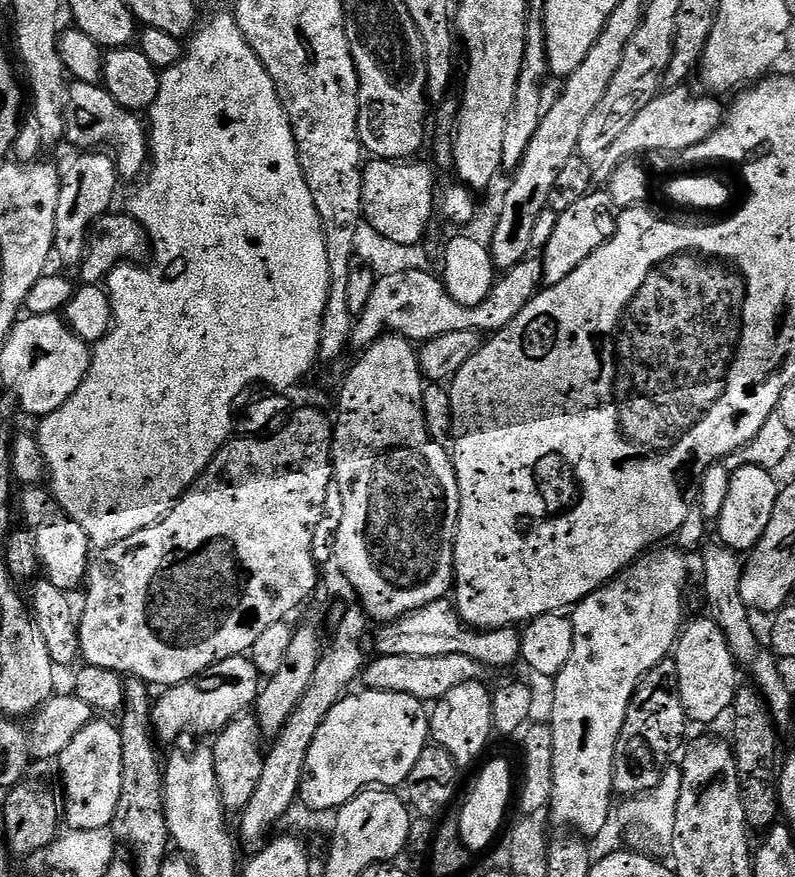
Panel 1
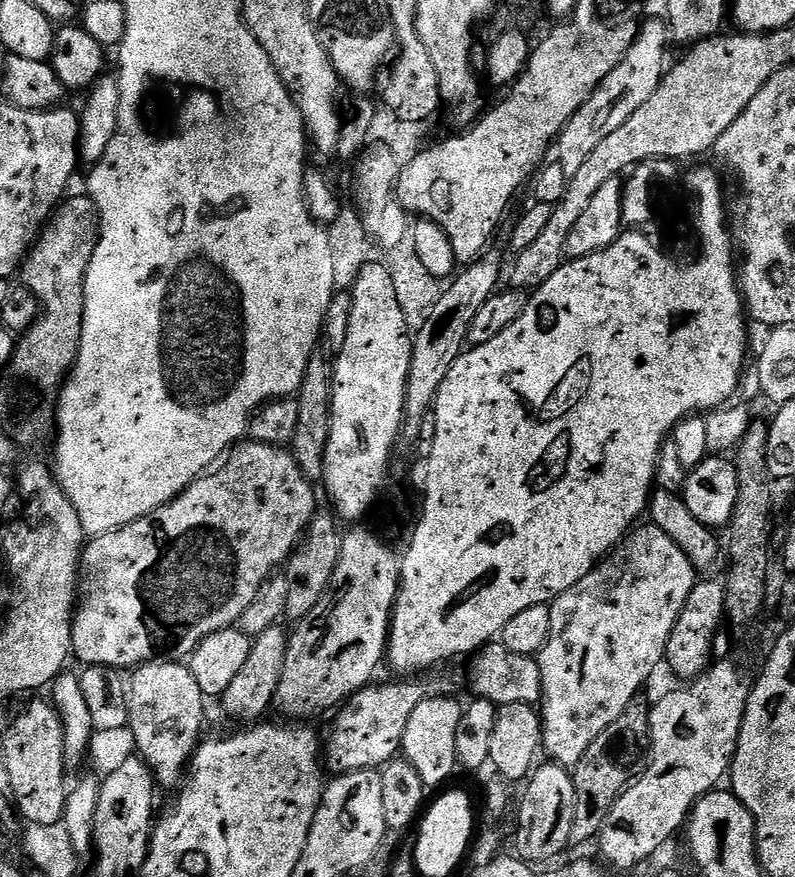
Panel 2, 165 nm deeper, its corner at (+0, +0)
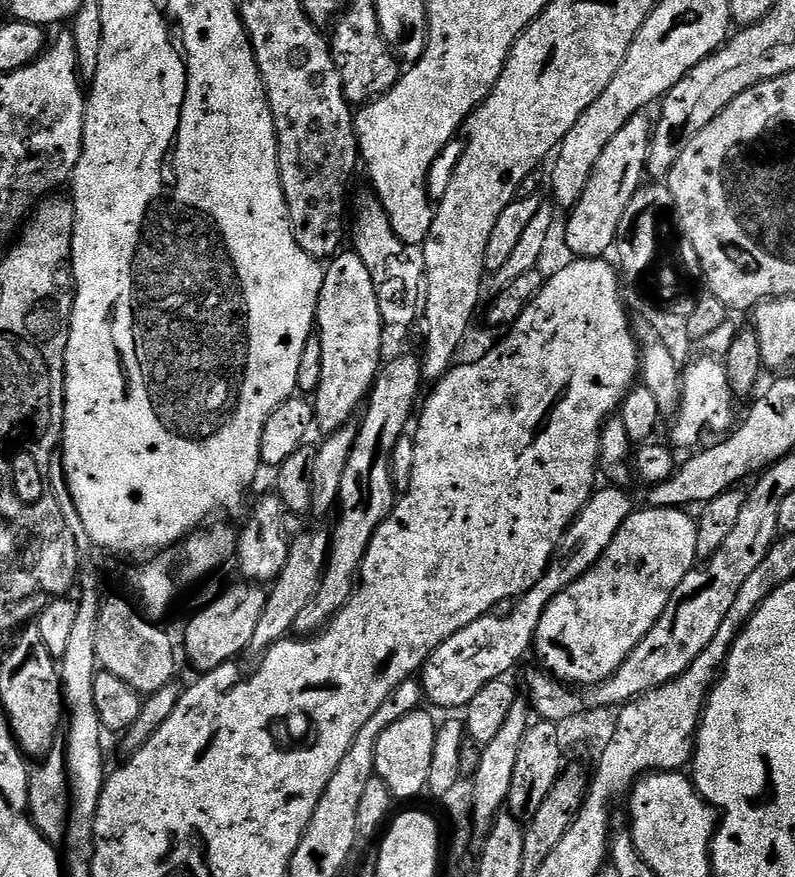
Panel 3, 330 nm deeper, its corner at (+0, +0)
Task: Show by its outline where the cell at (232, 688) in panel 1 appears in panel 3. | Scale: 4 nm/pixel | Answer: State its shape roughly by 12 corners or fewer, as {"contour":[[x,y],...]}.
{"contour":[[225,587],[184,632],[197,673],[248,652],[269,593]]}

